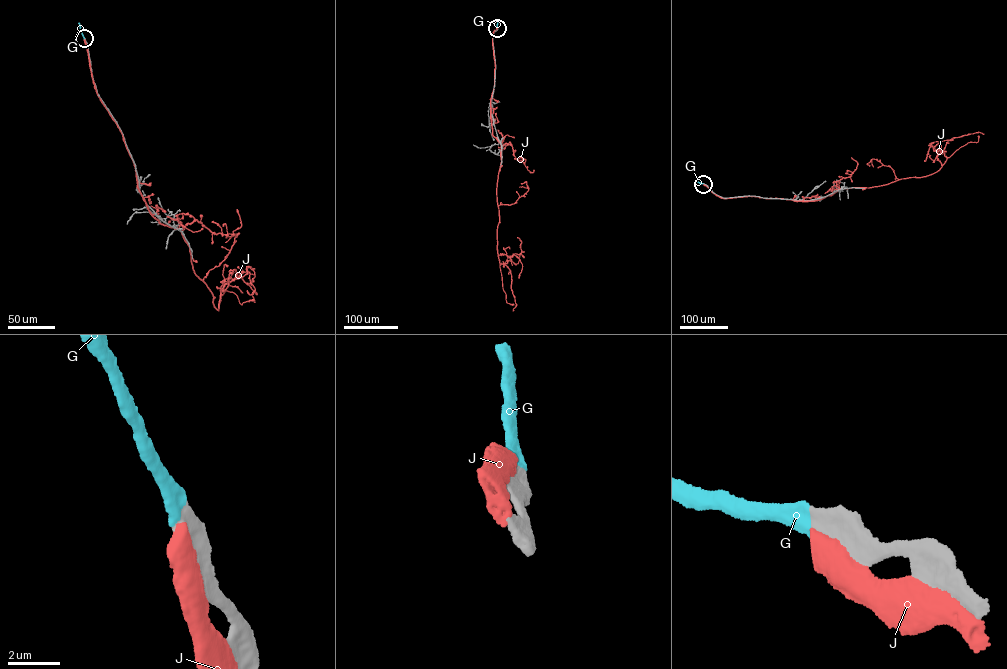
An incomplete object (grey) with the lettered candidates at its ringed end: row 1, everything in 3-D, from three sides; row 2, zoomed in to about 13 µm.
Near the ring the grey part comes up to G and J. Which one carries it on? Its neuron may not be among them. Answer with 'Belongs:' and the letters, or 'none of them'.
Belongs: G

